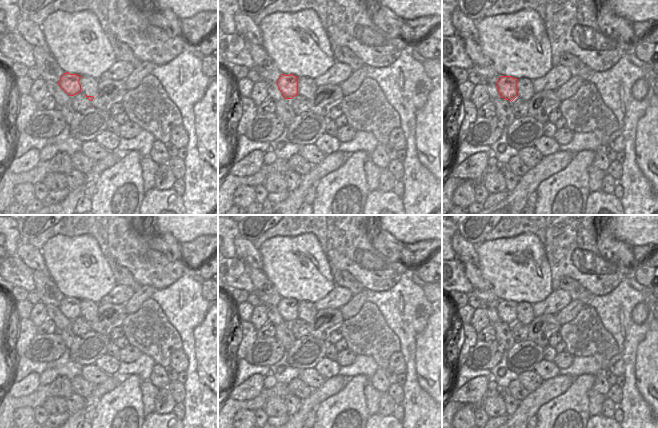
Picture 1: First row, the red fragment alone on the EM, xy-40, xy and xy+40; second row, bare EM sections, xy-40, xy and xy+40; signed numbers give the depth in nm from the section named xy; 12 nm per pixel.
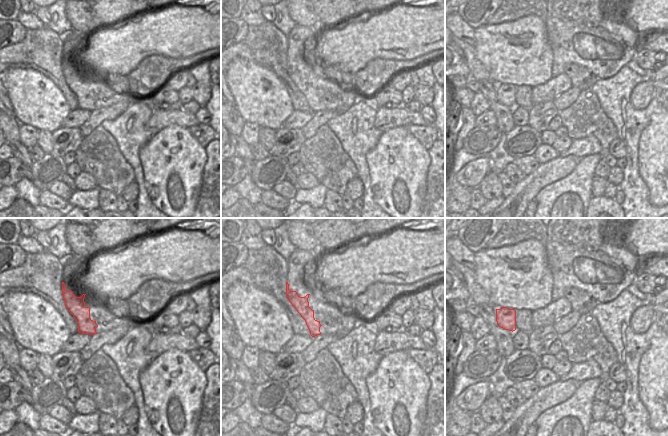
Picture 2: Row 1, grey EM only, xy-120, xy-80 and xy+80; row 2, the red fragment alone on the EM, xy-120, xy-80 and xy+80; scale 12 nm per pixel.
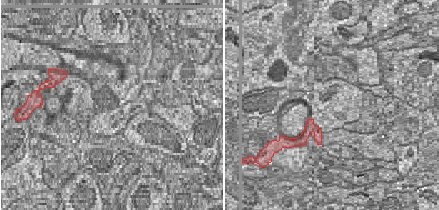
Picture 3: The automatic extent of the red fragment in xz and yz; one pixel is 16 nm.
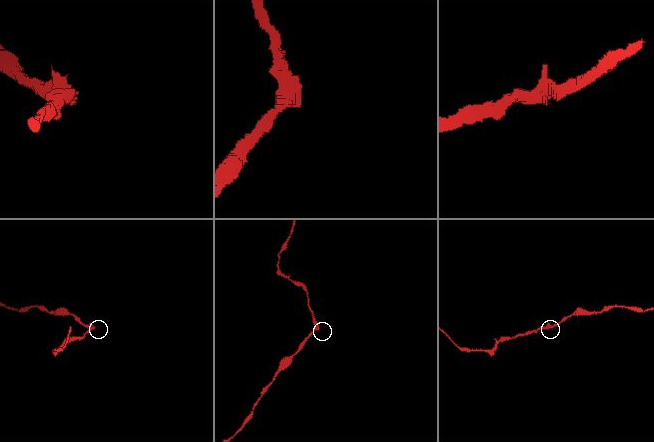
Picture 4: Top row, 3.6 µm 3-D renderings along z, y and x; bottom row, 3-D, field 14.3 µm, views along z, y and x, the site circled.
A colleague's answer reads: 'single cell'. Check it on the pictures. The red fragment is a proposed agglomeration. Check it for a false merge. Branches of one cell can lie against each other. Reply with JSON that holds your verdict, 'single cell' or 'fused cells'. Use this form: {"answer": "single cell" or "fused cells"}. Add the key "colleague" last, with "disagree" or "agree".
{"answer": "fused cells", "colleague": "disagree"}

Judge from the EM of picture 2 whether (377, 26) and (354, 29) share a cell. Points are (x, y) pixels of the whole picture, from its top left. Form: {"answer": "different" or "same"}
{"answer": "different"}

